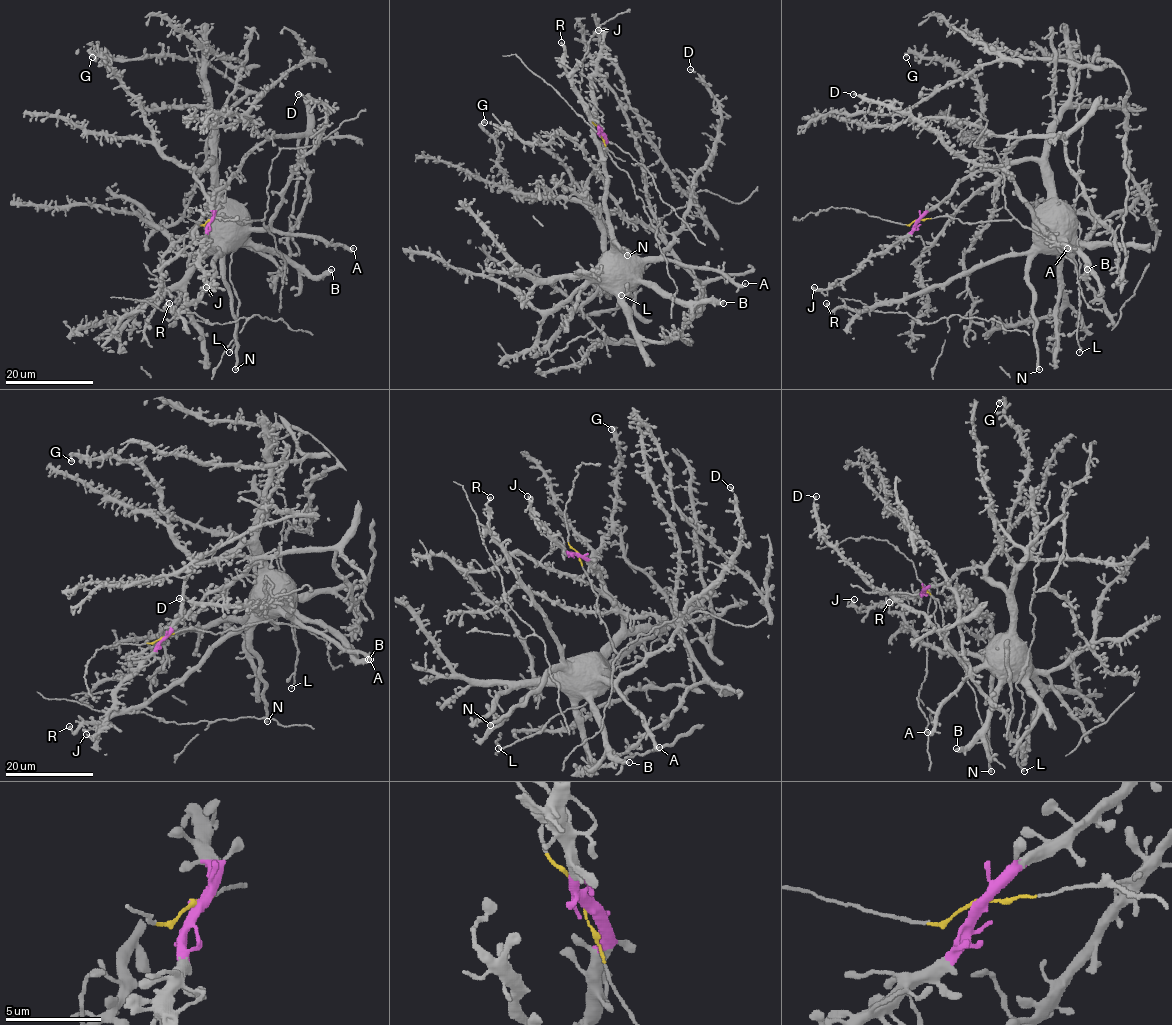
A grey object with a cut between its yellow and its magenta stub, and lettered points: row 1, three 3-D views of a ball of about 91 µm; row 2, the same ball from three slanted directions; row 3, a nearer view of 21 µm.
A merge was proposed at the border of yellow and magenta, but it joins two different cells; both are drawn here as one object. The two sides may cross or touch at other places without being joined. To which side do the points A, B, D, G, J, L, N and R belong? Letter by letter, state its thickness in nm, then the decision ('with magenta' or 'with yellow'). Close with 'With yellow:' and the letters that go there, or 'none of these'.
A: 360 nm thick; with magenta
B: 500 nm thick; with magenta
D: 280 nm thick; with magenta
G: 500 nm thick; with magenta
J: 260 nm thick; with magenta
L: 200 nm thick; with magenta
N: 440 nm thick; with magenta
R: 360 nm thick; with magenta
With yellow: none of these

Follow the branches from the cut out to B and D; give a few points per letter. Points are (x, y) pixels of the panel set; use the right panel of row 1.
B: (917, 220), (978, 171), (1035, 160), (1044, 185), (1065, 204), (1066, 238), (1085, 260), (1085, 275), (1087, 269)
D: (917, 220), (982, 170), (1035, 160), (1048, 184), (1042, 228), (998, 167), (961, 159), (907, 115), (853, 94)

